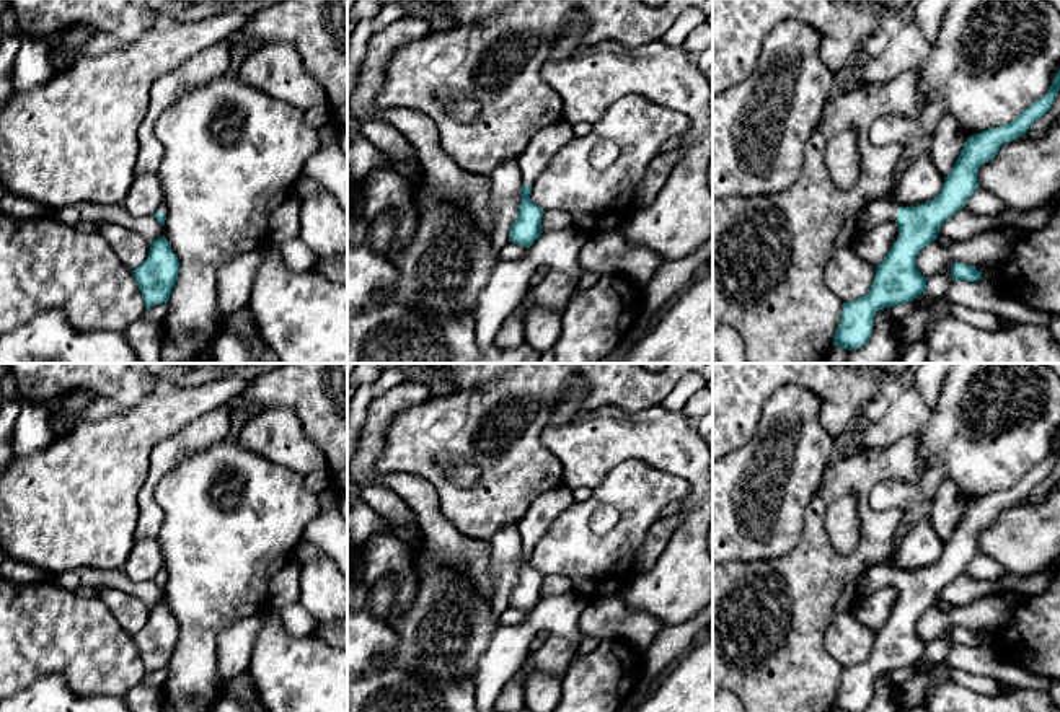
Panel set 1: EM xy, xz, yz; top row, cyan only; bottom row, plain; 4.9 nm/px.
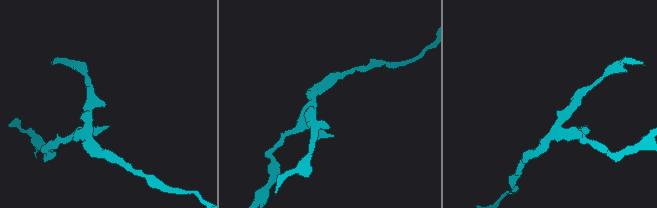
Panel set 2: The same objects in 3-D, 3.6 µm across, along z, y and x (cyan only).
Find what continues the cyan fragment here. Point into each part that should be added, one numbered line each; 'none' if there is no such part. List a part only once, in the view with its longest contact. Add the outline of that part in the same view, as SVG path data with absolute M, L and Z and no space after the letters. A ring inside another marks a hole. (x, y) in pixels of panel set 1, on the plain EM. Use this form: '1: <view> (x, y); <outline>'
1: yz (874, 577); M884 562L866 567L858 580L856 590L859 595L874 593L884 587L897 585L899 570L887 567Z

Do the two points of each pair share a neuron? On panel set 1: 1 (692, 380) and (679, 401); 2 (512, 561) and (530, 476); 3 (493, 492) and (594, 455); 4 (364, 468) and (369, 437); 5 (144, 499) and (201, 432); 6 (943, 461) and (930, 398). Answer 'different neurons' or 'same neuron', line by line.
1: same neuron
2: different neurons
3: different neurons
4: same neuron
5: same neuron
6: different neurons

